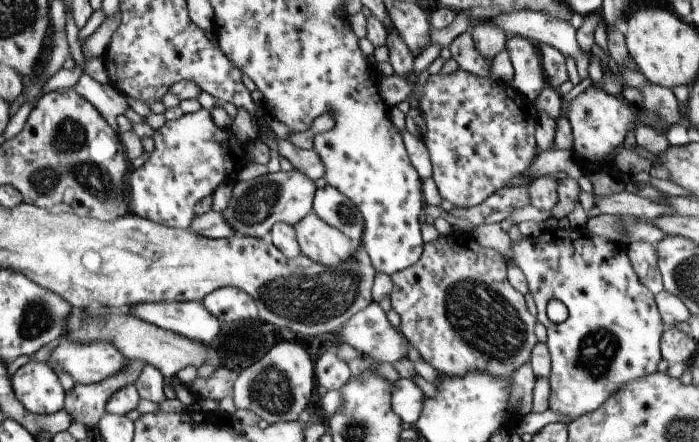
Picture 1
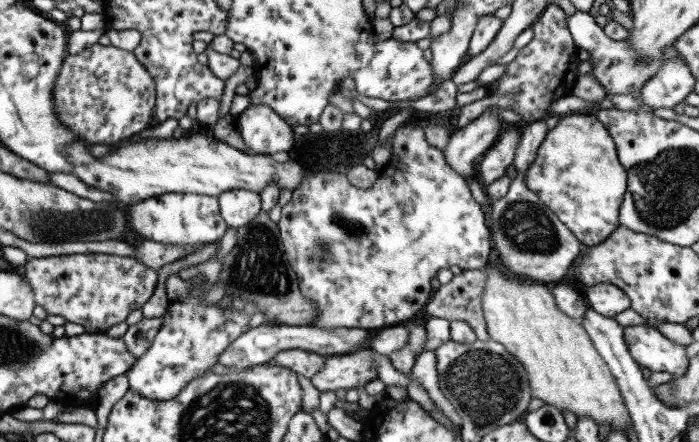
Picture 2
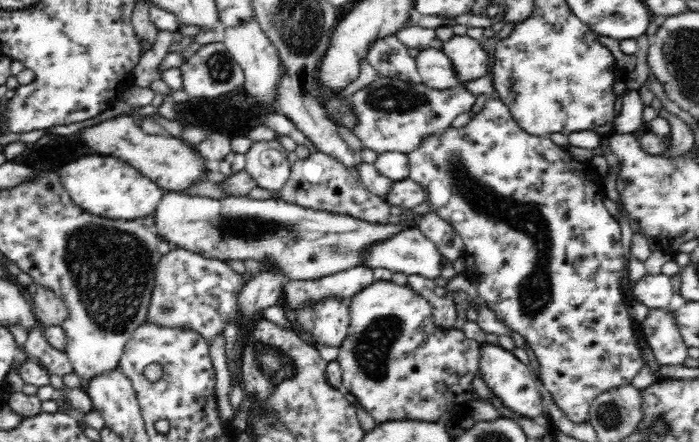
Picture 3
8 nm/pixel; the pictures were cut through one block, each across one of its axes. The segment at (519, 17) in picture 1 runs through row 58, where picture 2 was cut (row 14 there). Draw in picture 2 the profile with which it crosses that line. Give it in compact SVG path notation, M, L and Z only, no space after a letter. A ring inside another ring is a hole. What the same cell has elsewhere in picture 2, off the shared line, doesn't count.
M576 11L569 17L565 16L565 22L575 46L589 53L588 61L591 63L591 70L588 74L604 88L606 95L630 94L634 90L640 90L643 85L646 85L647 80L661 68L662 62L649 62L649 64L634 62L634 54L627 46L627 42L607 38L602 28L599 28L595 20L585 12Z

